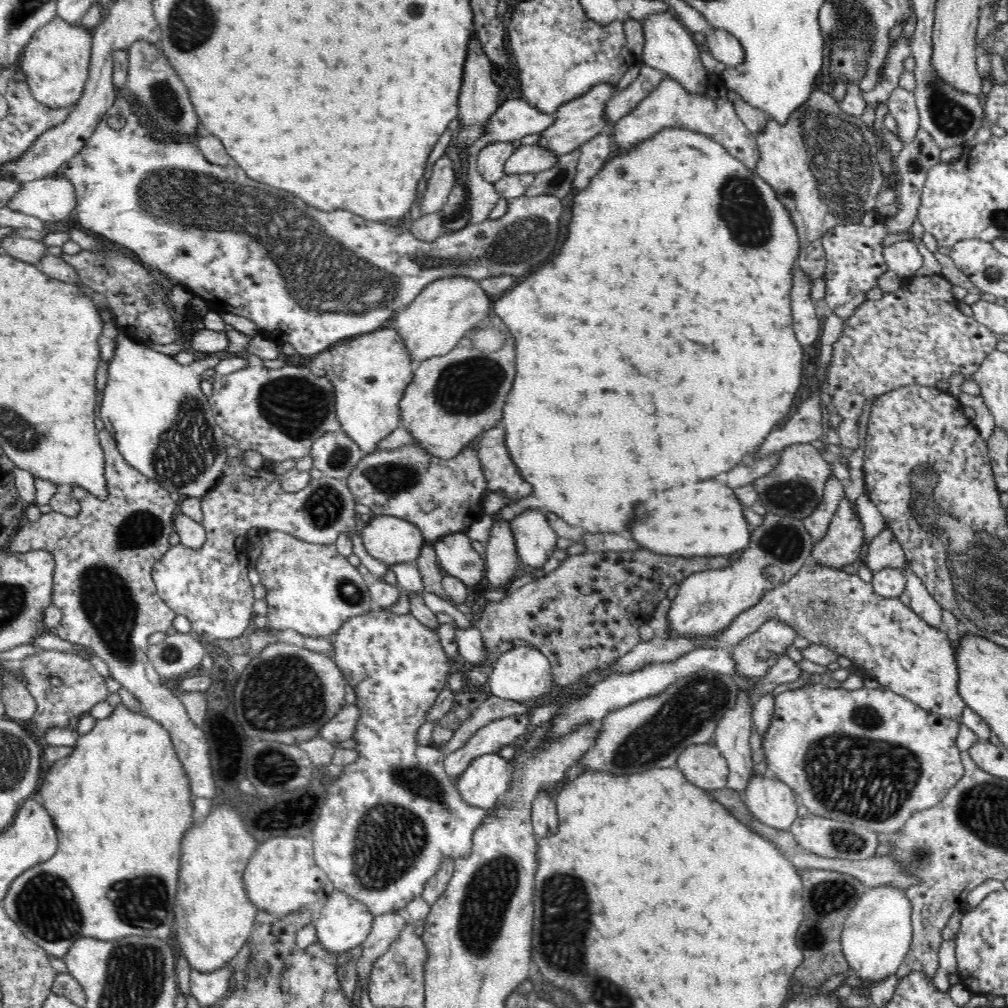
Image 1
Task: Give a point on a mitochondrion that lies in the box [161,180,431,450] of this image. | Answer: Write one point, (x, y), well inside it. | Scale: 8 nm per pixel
(296, 407)

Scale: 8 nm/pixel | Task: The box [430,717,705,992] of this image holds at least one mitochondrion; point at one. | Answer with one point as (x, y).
(487, 902)

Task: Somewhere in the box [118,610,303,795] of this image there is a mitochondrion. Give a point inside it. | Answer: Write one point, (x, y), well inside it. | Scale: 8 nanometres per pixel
(170, 654)

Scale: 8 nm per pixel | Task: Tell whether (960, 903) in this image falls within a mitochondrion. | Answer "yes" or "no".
no

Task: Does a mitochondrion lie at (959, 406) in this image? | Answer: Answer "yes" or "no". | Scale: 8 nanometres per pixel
no

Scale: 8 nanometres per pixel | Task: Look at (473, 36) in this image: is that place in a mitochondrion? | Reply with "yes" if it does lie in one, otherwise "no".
no

